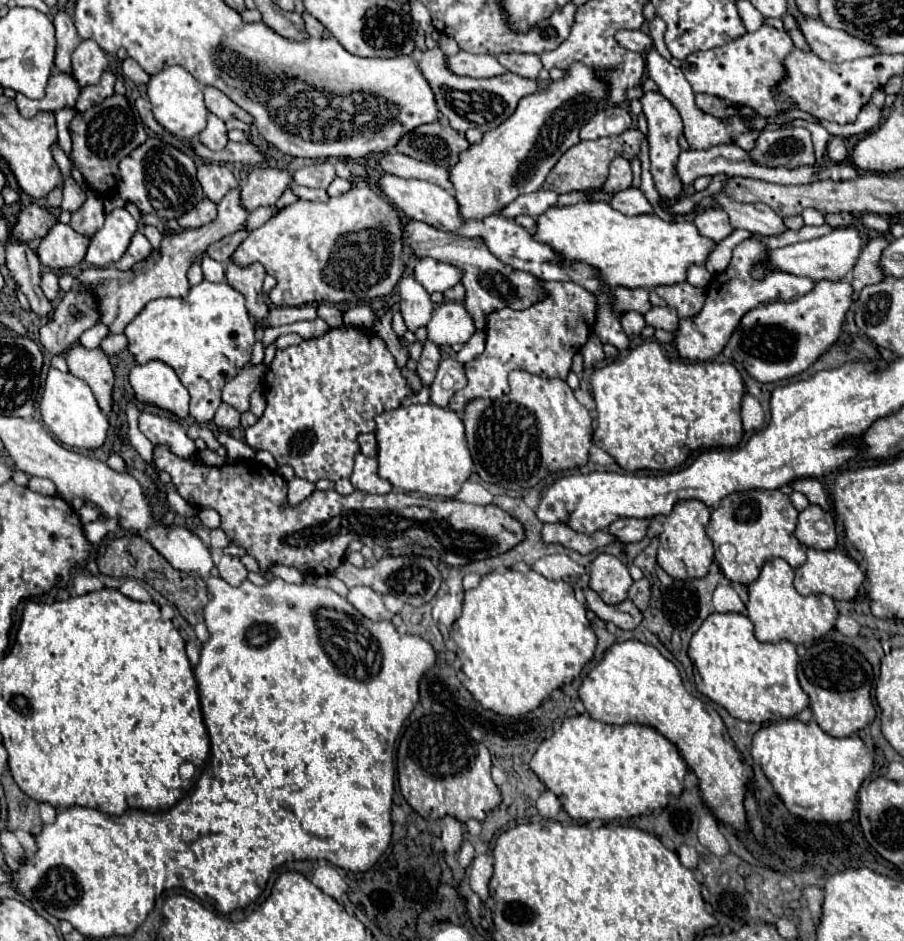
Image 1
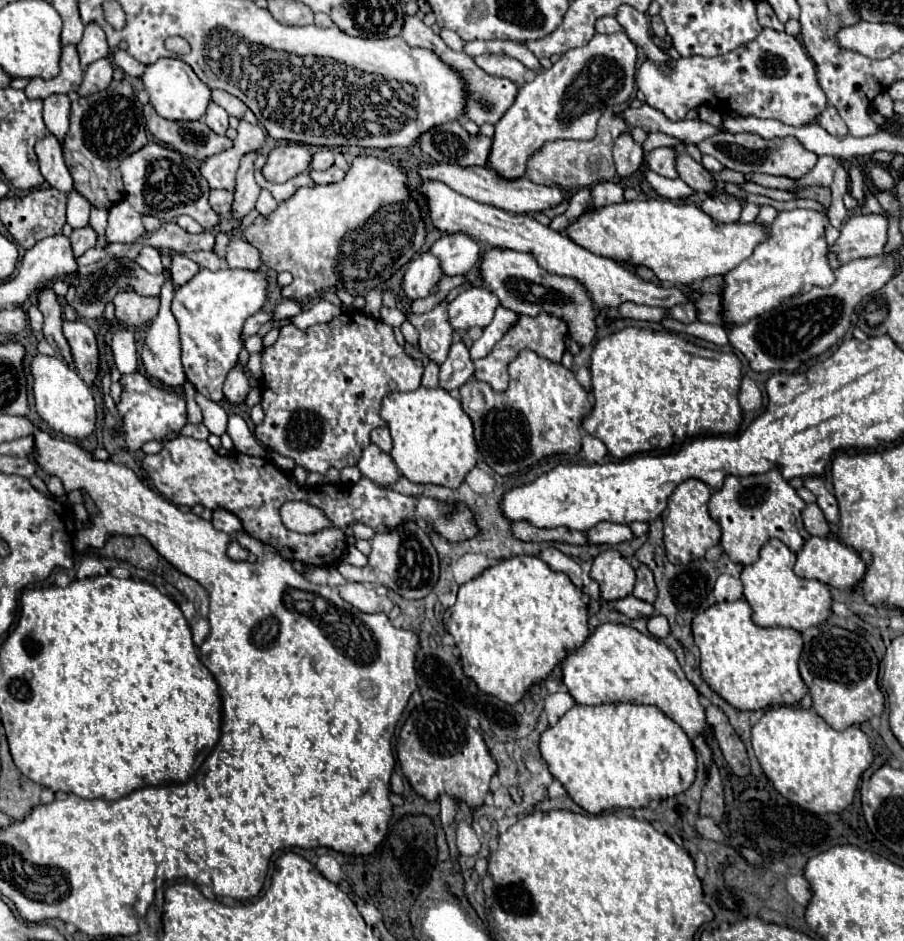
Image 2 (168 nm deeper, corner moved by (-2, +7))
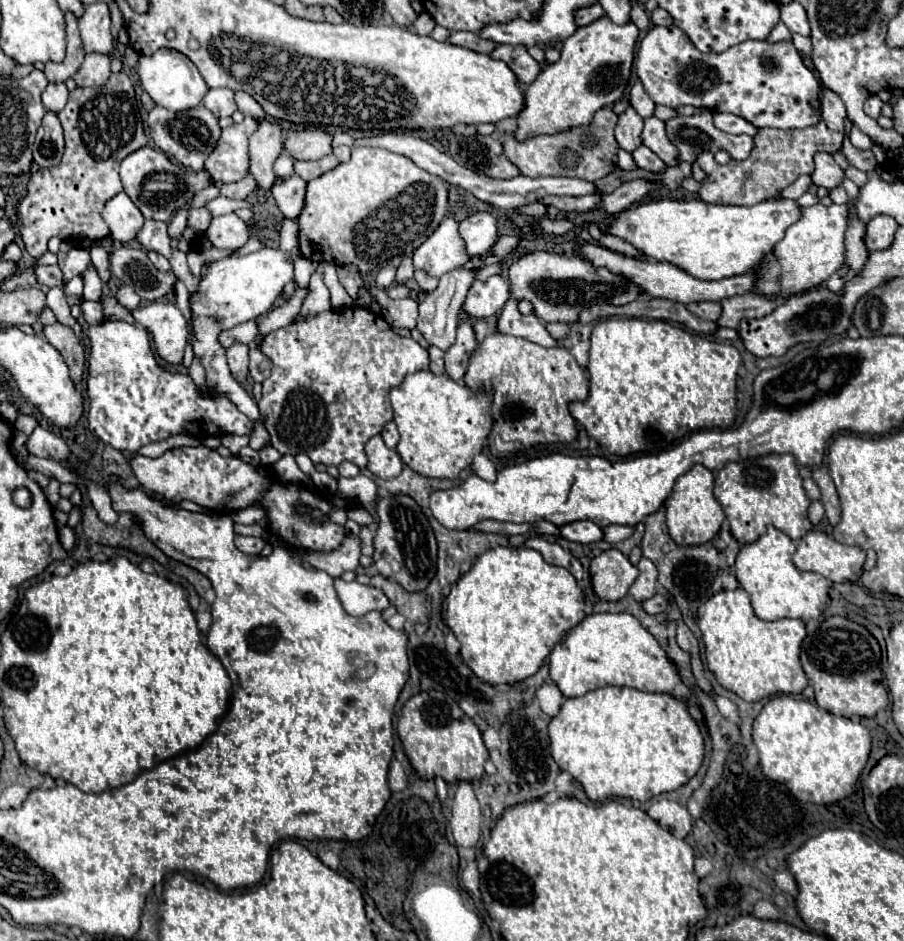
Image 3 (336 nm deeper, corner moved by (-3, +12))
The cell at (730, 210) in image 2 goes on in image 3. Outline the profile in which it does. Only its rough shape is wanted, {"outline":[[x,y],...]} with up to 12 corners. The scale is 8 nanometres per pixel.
{"outline":[[821,120],[803,130],[761,128],[743,162],[697,164],[709,204],[753,206],[813,172],[843,132]]}

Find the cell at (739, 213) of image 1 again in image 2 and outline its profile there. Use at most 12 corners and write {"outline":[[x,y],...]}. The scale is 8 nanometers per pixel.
{"outline":[[674,145],[678,177],[696,193],[714,189],[710,173]]}

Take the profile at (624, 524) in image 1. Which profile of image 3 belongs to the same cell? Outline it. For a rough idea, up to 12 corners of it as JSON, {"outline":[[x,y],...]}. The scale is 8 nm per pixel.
{"outline":[[591,520],[561,526],[561,536],[591,544],[603,540],[603,528]]}

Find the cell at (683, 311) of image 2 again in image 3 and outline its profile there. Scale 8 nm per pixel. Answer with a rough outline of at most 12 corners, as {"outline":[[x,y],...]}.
{"outline":[[693,302],[687,310],[701,320],[715,322],[721,314],[717,302]]}

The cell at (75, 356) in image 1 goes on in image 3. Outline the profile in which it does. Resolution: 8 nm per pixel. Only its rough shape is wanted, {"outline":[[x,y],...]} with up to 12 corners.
{"outline":[[51,288],[47,308],[83,340],[81,324],[69,312],[63,288]]}

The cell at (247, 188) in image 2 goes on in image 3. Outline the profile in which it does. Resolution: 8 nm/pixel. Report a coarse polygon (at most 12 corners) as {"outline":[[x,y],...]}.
{"outline":[[261,120],[249,138],[249,174],[257,188],[275,182],[281,128]]}

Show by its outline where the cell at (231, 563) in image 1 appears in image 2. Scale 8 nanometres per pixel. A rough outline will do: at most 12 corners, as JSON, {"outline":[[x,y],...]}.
{"outline":[[232,541],[228,557],[234,561],[246,561],[248,549]]}

